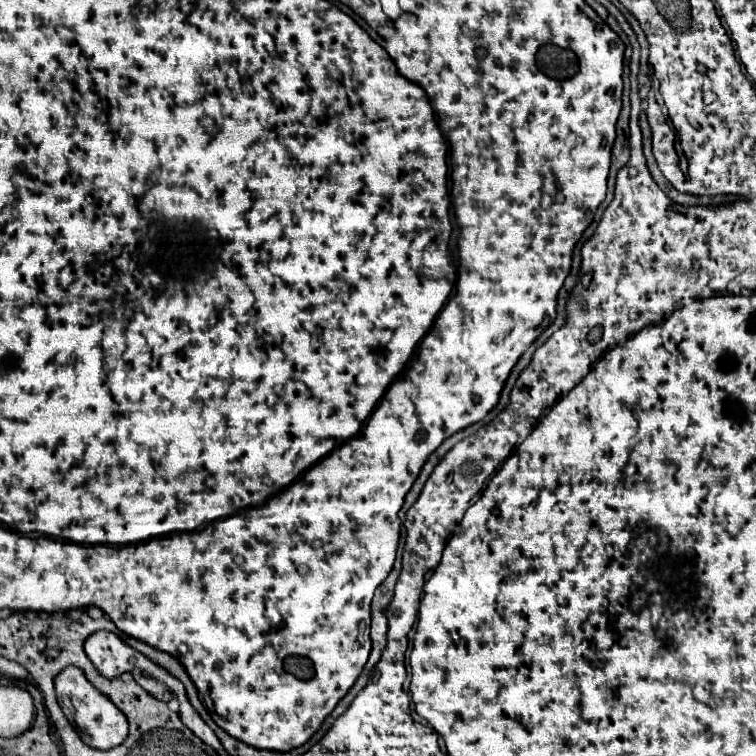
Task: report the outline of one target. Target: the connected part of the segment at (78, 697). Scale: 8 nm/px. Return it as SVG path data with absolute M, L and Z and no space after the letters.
M65 668L55 676L55 690L57 690L57 700L59 706L63 708L65 718L77 728L79 738L99 750L109 750L119 746L127 738L127 718L125 714L99 690L93 688L93 684L85 678L85 674L79 668Z

